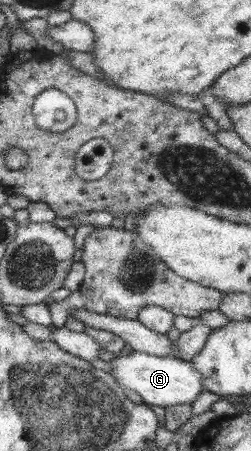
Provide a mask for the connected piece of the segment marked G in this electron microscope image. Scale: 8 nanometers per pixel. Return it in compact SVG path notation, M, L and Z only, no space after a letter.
M133 352L124 355L117 353L109 361L111 376L118 380L119 386L139 394L143 404L151 406L173 406L173 404L189 404L203 392L202 375L193 368L190 362L175 356L155 356L144 352Z

